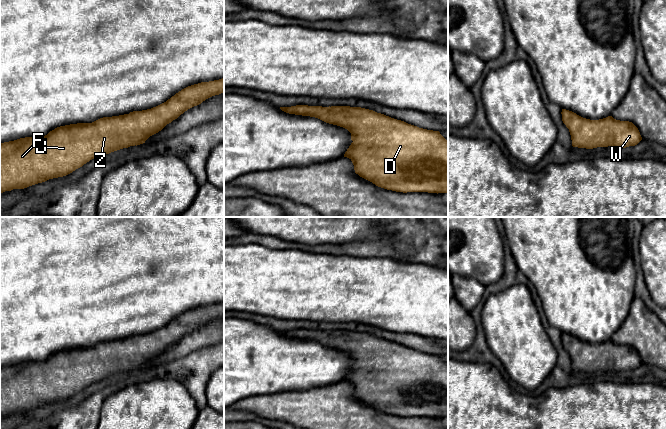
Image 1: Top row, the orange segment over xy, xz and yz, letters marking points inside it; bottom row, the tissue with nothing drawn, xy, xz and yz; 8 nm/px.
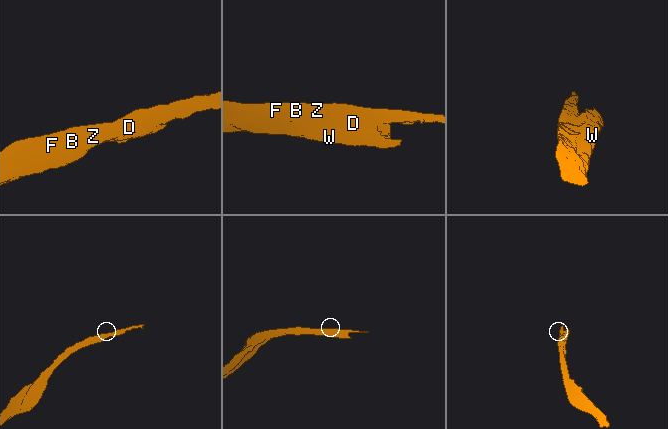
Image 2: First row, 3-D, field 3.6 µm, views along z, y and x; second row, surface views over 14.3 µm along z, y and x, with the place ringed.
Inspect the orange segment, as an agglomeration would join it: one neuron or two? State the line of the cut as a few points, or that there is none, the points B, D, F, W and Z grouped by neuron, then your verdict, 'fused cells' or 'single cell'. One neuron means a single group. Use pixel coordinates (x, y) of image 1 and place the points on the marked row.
no cut | B D F W Z | single cell

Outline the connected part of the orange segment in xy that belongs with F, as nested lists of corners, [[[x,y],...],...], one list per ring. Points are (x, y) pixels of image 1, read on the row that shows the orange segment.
[[[224,78],[201,82],[182,89],[166,102],[151,109],[103,117],[92,123],[60,126],[43,137],[25,137],[0,143],[0,193],[66,176],[92,159],[143,144],[188,109],[223,92]]]

